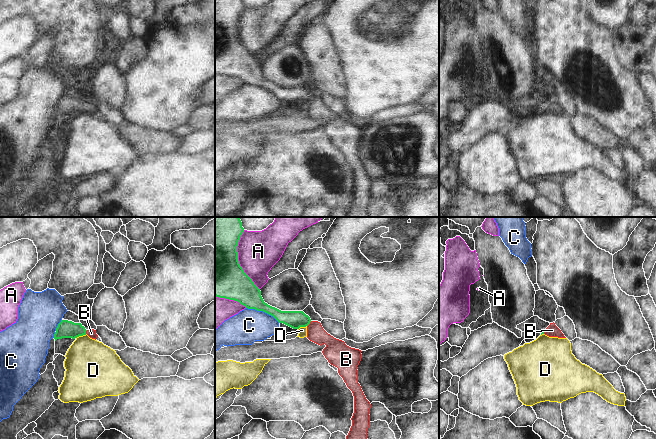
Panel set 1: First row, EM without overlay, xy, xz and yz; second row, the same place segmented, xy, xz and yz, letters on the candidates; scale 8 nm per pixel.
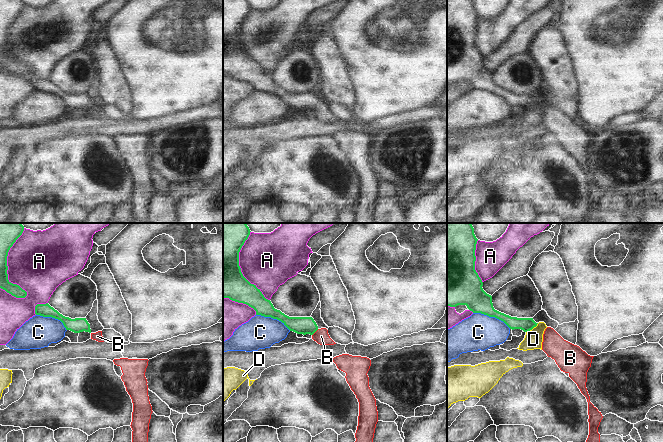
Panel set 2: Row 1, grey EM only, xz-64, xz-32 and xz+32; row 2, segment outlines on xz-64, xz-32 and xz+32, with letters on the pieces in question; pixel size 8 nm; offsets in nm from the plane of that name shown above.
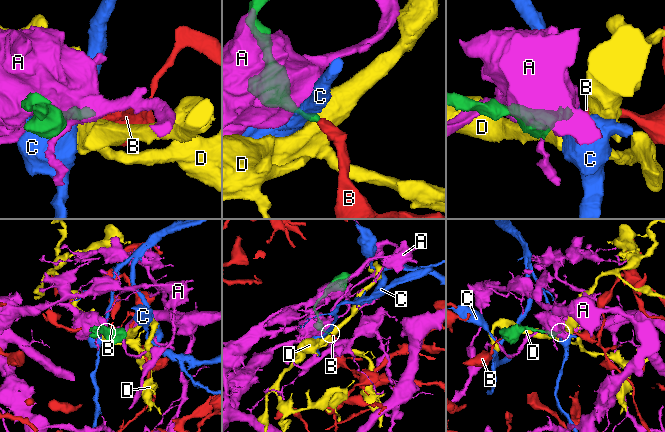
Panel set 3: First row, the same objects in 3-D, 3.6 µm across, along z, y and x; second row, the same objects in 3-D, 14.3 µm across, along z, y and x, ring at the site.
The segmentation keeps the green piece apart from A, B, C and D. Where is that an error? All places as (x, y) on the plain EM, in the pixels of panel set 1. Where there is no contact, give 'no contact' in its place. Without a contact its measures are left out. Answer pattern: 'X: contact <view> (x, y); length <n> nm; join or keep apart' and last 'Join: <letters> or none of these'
A: contact xz (237, 36); length 500 nm; keep apart
B: contact xz (309, 99); length 60 nm; join
C: contact xz (263, 87); length 300 nm; keep apart
D: contact xy (81, 111); length 90 nm; keep apart
Join: B

